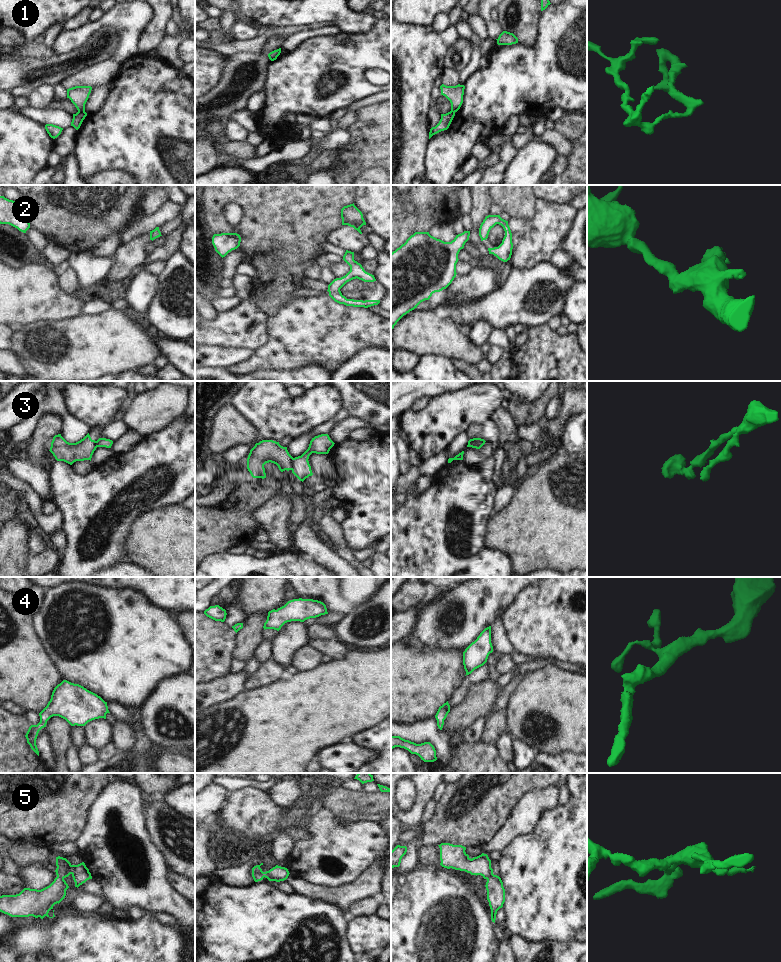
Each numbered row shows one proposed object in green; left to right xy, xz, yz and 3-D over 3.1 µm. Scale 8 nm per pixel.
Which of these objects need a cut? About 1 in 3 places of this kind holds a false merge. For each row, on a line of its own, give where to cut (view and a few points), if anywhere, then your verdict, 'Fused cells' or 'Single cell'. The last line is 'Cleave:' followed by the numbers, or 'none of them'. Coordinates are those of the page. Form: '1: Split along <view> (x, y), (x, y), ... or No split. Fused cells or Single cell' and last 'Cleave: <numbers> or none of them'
1: Split along xy (84, 110), (78, 112). Fused cells
2: No split. Single cell
3: Split along xz (293, 458), (291, 469). Fused cells
4: No split. Single cell
5: No split. Single cell
Cleave: 1, 3.

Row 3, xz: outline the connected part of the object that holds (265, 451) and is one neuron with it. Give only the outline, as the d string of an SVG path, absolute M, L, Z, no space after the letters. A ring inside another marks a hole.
M262 440L250 450L247 458L247 469L253 478L266 478L264 465L274 463L281 472L292 470L293 457L287 447L273 440Z

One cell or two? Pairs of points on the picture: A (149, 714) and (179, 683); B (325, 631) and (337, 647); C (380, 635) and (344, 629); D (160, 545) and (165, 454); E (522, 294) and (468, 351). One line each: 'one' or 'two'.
A: one
B: two
C: one
D: two
E: two

